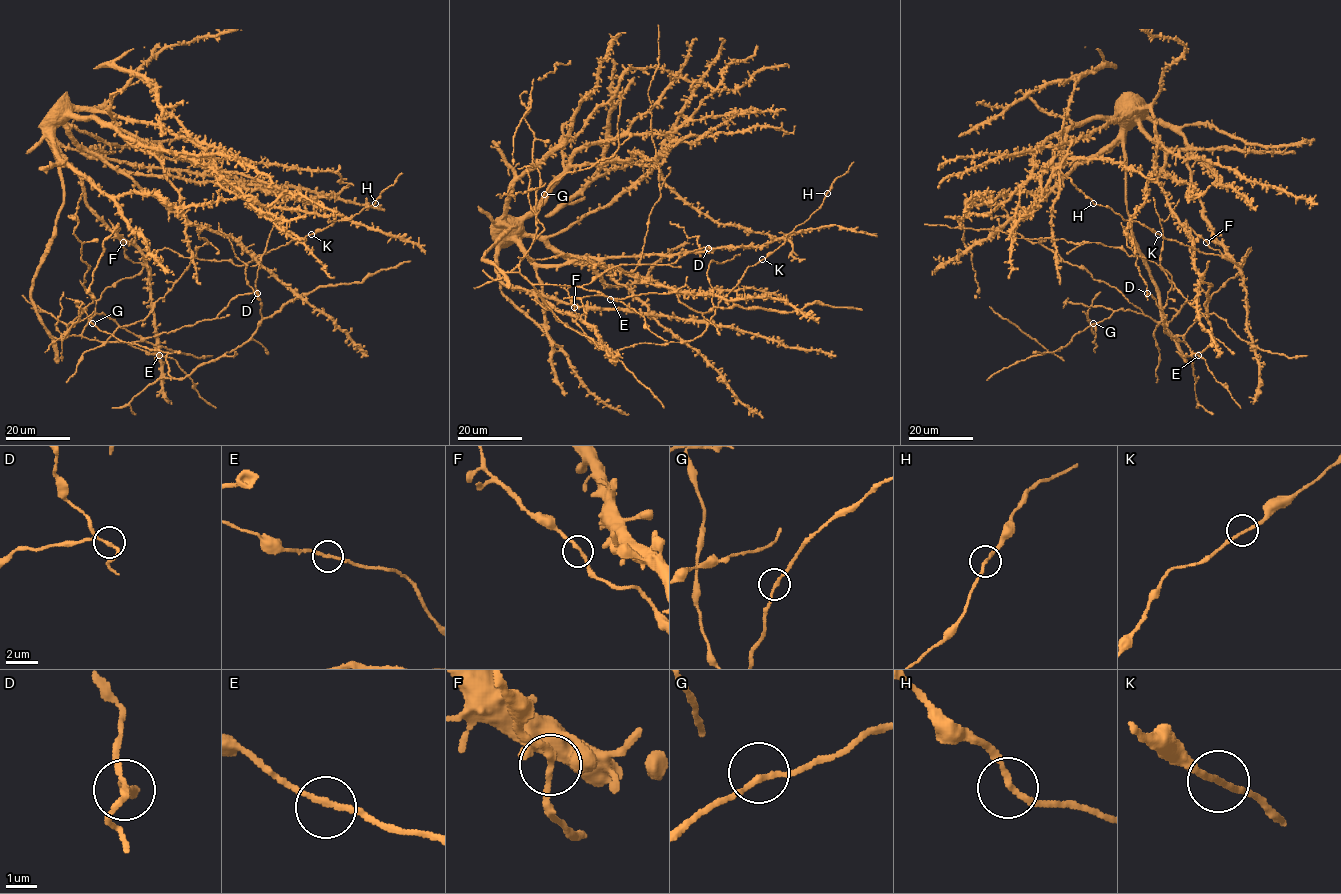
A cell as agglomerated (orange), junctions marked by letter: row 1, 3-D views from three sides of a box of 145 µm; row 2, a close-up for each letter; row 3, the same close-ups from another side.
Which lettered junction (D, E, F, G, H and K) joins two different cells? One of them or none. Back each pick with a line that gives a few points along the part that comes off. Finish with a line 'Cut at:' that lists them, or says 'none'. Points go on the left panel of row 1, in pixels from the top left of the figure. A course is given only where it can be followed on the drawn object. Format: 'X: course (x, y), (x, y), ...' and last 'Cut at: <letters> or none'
D: course (257, 293), (249, 285), (245, 265), (237, 257), (229, 239), (219, 230), (218, 222)
Cut at: D

